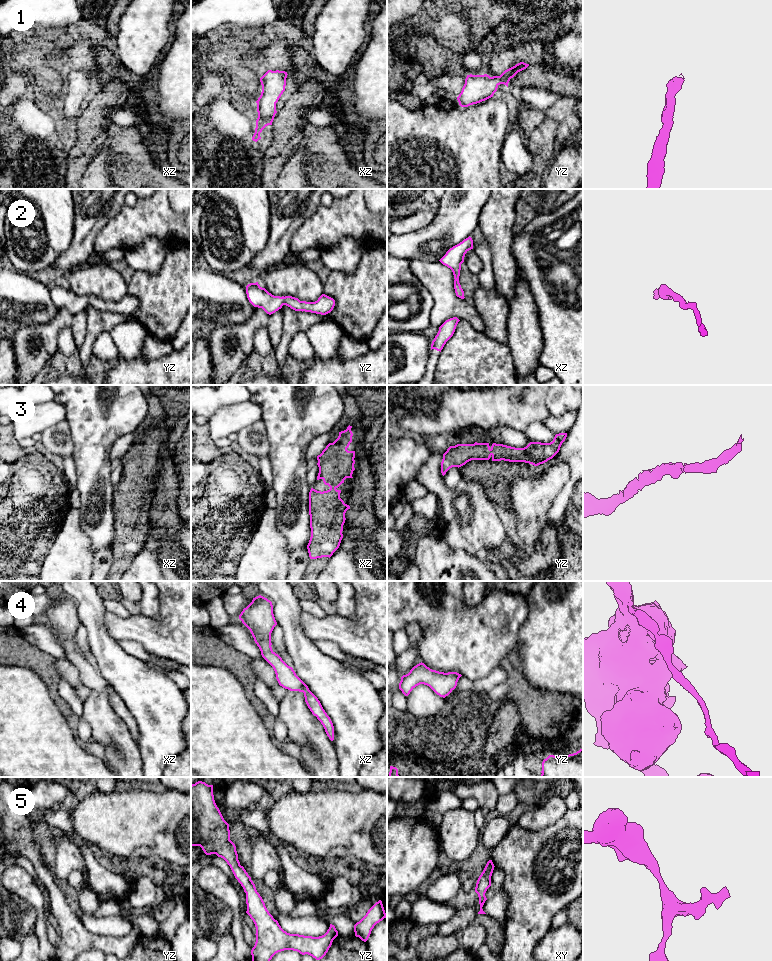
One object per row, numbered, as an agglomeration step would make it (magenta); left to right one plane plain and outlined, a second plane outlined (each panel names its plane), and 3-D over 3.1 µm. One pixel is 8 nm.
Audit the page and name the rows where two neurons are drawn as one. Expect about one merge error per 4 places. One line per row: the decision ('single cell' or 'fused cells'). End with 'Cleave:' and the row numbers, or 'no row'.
1: single cell
2: single cell
3: single cell
4: single cell
5: single cell
Cleave: no row

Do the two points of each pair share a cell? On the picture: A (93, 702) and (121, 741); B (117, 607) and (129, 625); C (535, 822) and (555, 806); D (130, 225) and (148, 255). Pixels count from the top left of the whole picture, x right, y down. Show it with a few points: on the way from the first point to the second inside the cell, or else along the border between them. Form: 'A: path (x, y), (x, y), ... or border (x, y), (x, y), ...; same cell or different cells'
A: path (97, 712), (111, 731); same cell
B: border (106, 609), (123, 617), (131, 614); different cells
C: path (540, 817), (550, 810); same cell
D: border (164, 239), (145, 238), (136, 246), (125, 250); different cells

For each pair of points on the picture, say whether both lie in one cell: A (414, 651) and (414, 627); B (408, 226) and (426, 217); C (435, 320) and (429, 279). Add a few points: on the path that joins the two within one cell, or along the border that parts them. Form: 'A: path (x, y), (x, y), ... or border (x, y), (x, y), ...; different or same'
A: path (414, 645), (414, 633); same
B: path (412, 222), (422, 218); same
C: path (439, 310), (439, 289); same

